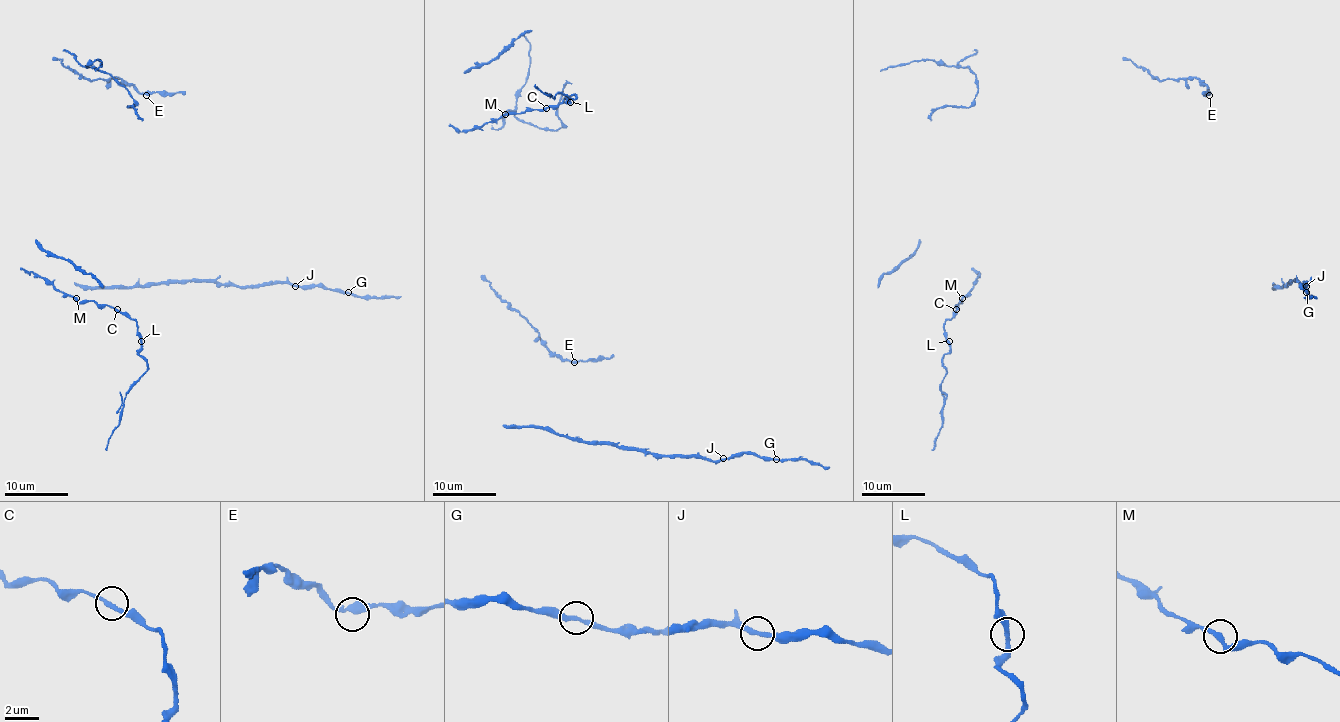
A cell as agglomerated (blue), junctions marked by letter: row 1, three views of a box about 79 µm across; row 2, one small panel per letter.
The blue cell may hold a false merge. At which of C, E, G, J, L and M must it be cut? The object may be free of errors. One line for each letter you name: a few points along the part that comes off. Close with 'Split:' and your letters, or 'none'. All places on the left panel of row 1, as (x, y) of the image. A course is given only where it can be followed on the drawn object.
Split: none

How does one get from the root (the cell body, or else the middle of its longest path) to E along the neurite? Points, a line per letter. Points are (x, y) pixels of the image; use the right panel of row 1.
E: (1122, 57), (1130, 59), (1160, 79), (1195, 78), (1206, 86), (1209, 95)

